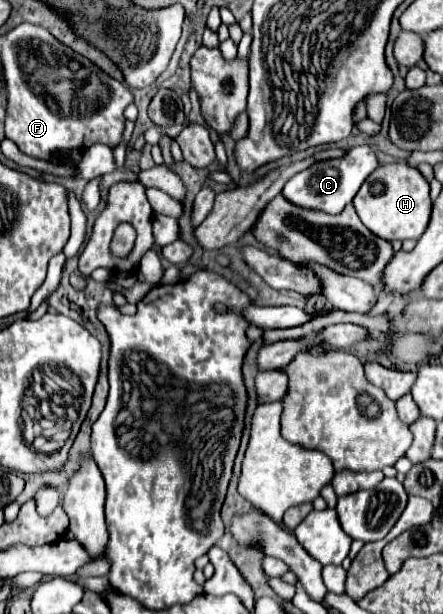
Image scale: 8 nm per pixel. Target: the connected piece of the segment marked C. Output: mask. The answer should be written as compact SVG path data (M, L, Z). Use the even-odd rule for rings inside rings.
M368 145L352 147L352 149L348 149L344 159L328 159L328 161L322 161L322 163L314 163L312 167L296 173L284 185L282 195L284 195L284 199L294 203L296 207L318 209L318 211L324 211L324 213L330 213L330 215L338 215L338 213L342 213L342 209L348 203L352 203L360 185L366 181L366 177L376 167L378 167L376 155L372 153L372 149Z

